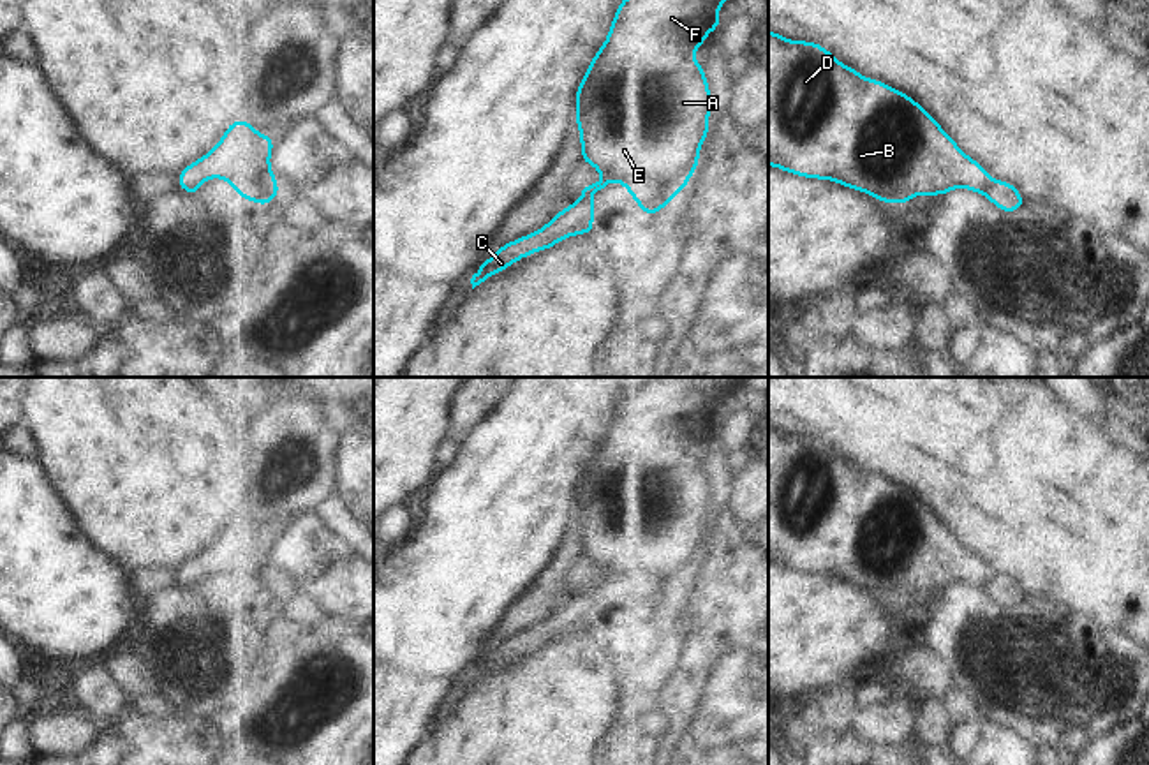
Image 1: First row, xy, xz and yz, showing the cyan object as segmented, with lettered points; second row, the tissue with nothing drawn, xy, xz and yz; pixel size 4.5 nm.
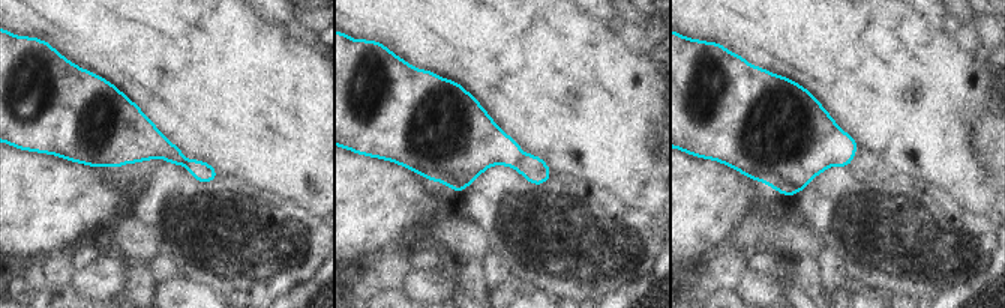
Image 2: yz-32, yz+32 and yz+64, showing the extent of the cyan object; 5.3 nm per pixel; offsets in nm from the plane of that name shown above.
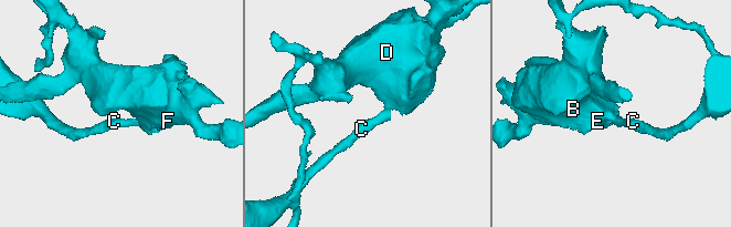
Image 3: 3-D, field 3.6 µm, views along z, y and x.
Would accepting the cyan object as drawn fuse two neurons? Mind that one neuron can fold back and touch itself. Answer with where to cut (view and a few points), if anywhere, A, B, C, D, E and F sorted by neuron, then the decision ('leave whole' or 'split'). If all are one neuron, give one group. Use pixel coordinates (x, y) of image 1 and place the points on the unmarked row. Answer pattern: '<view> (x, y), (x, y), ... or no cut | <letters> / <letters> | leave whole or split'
yz (991, 575), (982, 586) | A B D E F / C | split

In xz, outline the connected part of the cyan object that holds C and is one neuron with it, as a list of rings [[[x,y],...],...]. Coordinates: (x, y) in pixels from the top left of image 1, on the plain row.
[[[583,590],[564,605],[557,606],[550,617],[530,629],[523,629],[497,643],[485,654],[471,673],[472,684],[485,677],[490,670],[506,666],[515,656],[553,643],[564,633],[594,628],[594,590]]]

